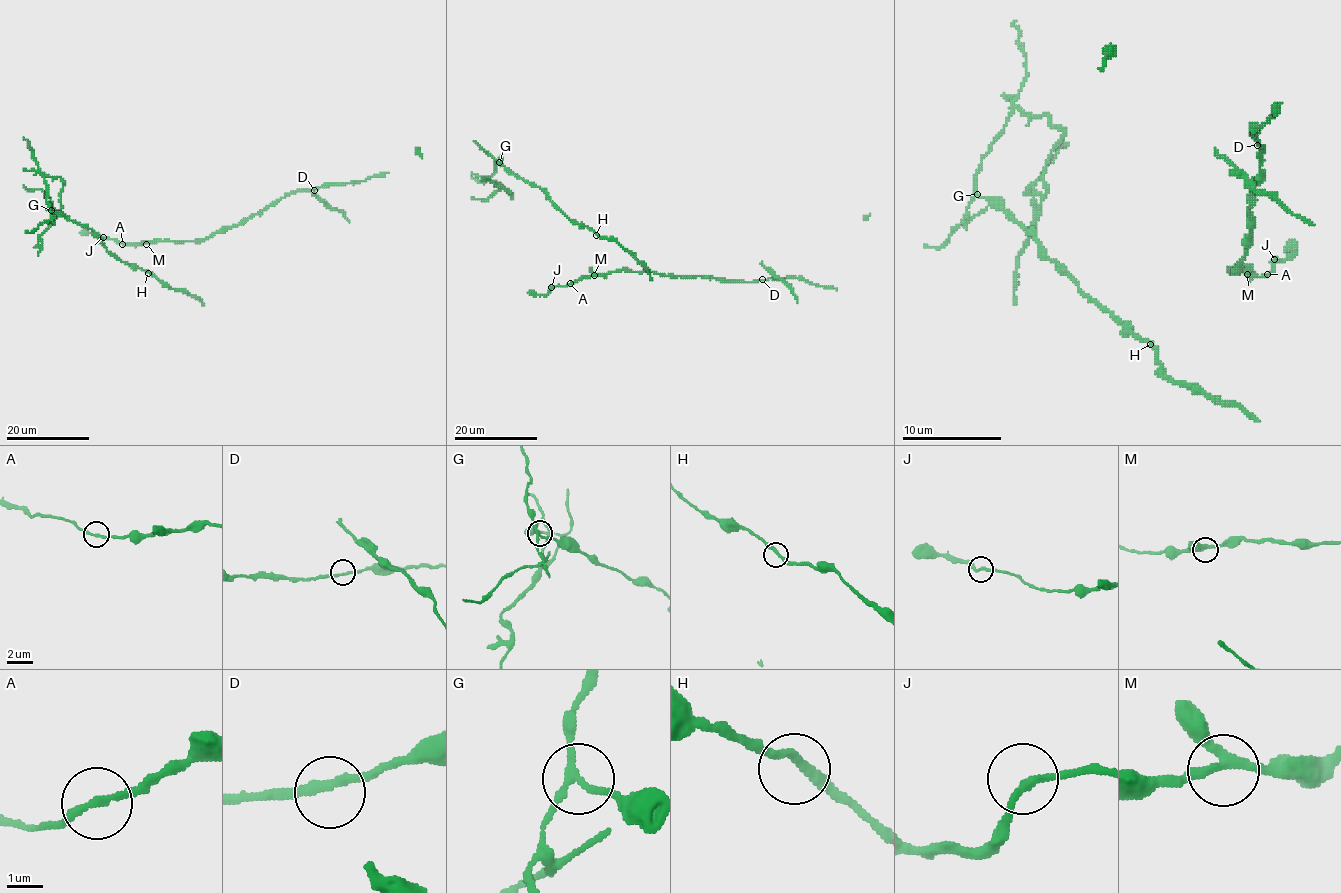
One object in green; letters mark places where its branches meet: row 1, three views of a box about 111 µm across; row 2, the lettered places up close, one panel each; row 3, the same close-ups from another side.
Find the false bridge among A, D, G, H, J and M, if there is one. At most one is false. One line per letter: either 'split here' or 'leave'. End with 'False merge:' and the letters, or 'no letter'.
A: leave
D: leave
G: split here
H: leave
J: leave
M: leave
False merge: G

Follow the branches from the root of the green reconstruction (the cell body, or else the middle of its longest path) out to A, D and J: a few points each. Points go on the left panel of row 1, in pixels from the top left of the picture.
A: (144, 243), (122, 244)
D: (144, 243), (205, 239), (243, 224), (289, 194), (314, 190)
J: (144, 243), (122, 245), (103, 237)

